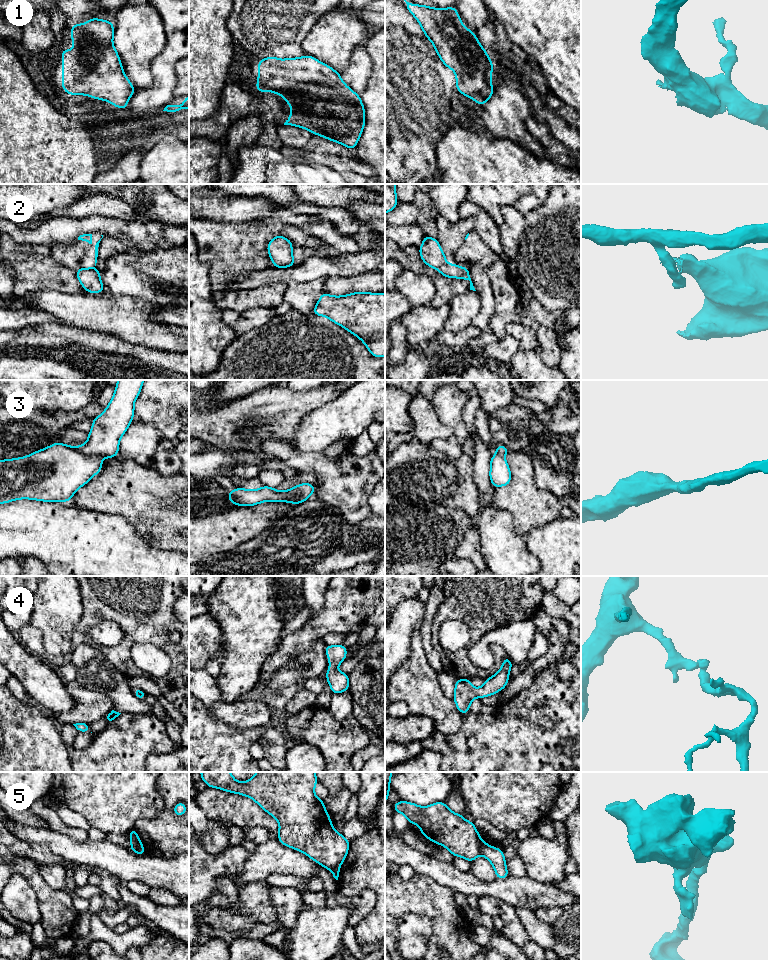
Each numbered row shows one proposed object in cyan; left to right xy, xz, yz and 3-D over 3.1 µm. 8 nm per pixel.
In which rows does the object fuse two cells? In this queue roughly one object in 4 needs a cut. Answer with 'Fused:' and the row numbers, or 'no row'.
Fused: 2, 5

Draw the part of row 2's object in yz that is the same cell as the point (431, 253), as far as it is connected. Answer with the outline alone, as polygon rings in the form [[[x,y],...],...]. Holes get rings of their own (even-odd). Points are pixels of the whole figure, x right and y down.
[[[424,234],[423,243],[418,249],[420,252],[420,258],[427,266],[438,270],[447,278],[460,278],[469,280],[470,290],[476,291],[468,270],[459,267],[457,264],[446,263],[446,255],[442,251],[437,238],[430,238]]]

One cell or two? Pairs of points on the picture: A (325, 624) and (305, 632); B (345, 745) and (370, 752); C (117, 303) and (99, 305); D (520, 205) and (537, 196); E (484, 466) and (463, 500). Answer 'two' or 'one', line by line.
A: one
B: two
C: one
D: one
E: two

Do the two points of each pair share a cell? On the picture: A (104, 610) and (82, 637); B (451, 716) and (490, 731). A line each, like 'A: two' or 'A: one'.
A: one
B: two

